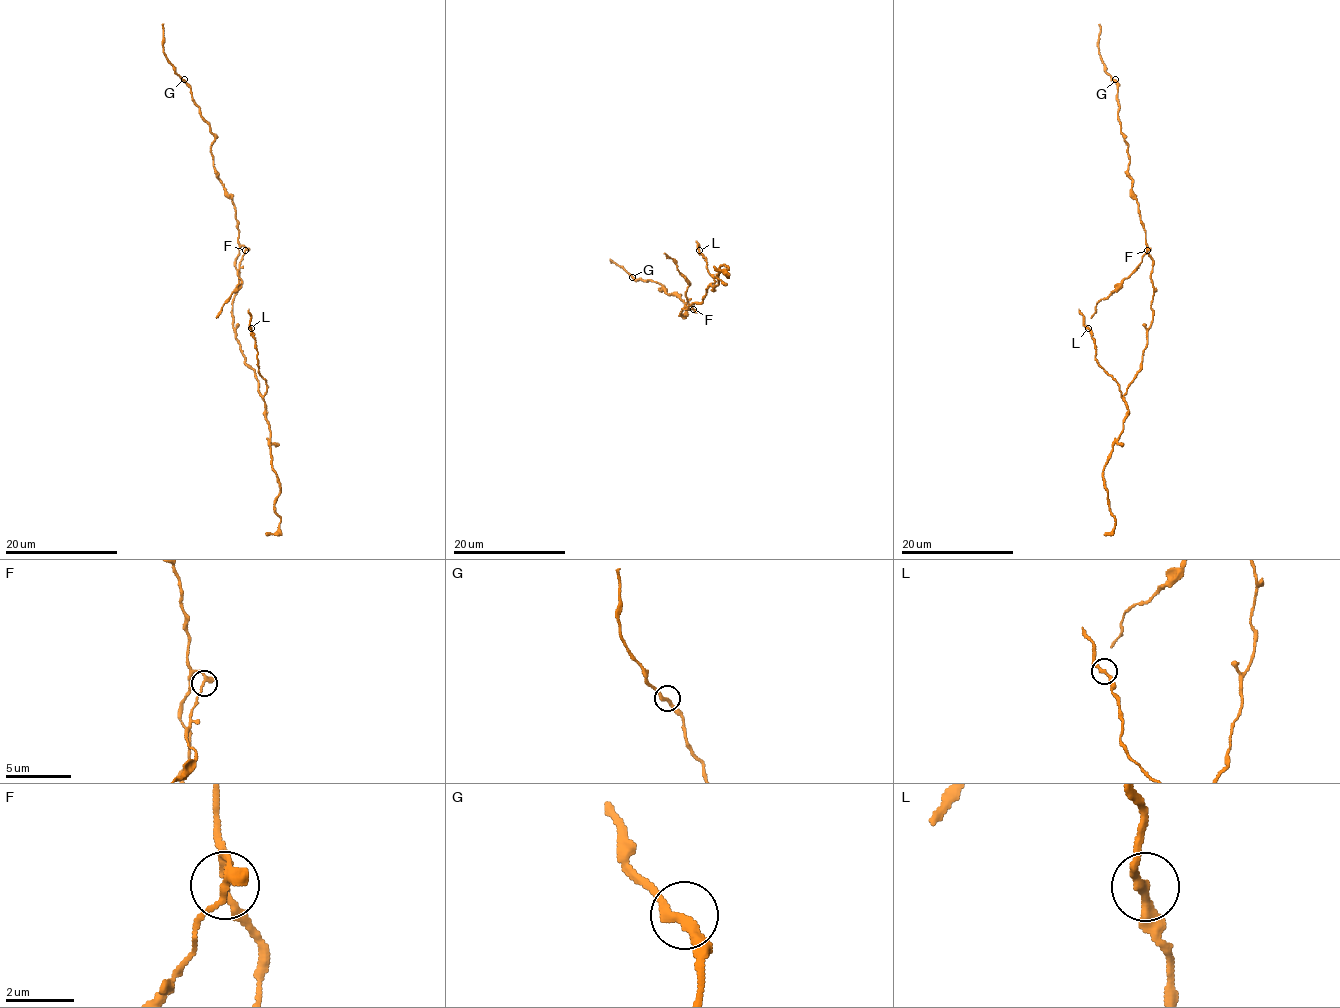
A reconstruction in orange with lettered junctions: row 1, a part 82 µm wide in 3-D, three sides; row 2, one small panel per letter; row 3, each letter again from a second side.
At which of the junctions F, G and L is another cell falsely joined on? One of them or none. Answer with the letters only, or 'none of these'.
F

